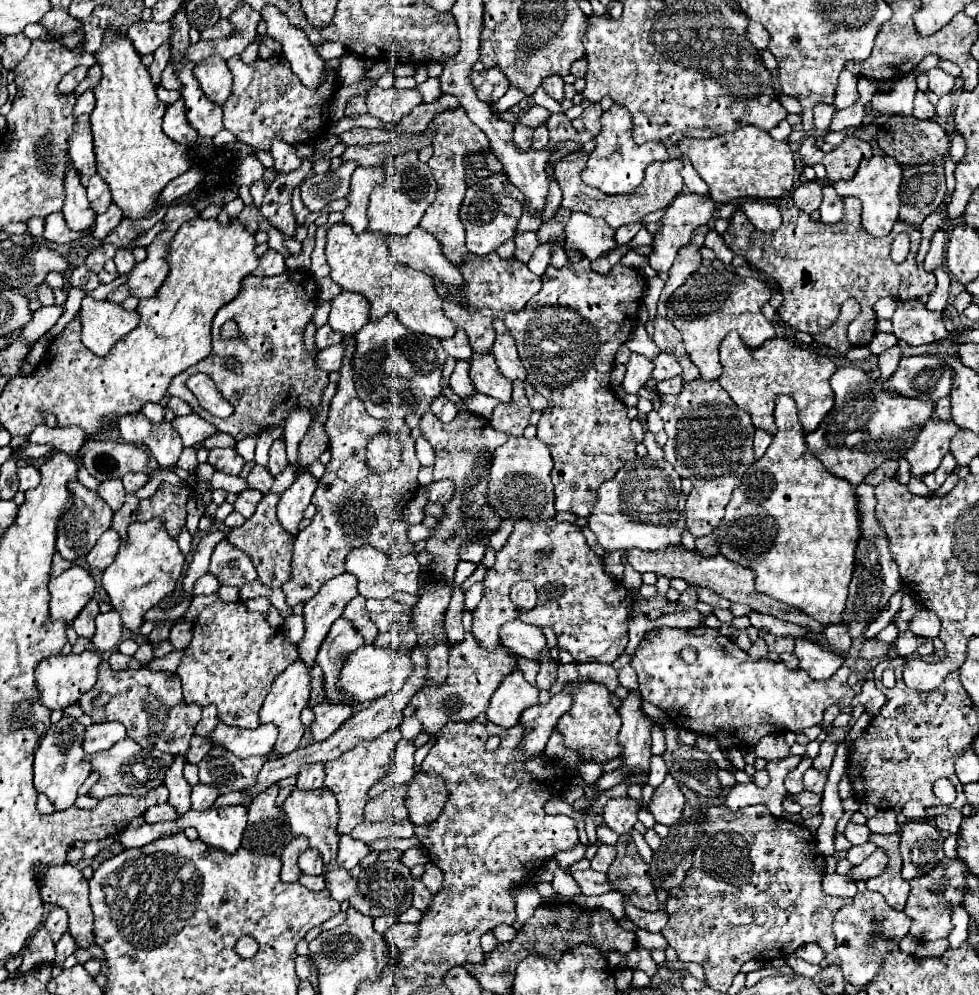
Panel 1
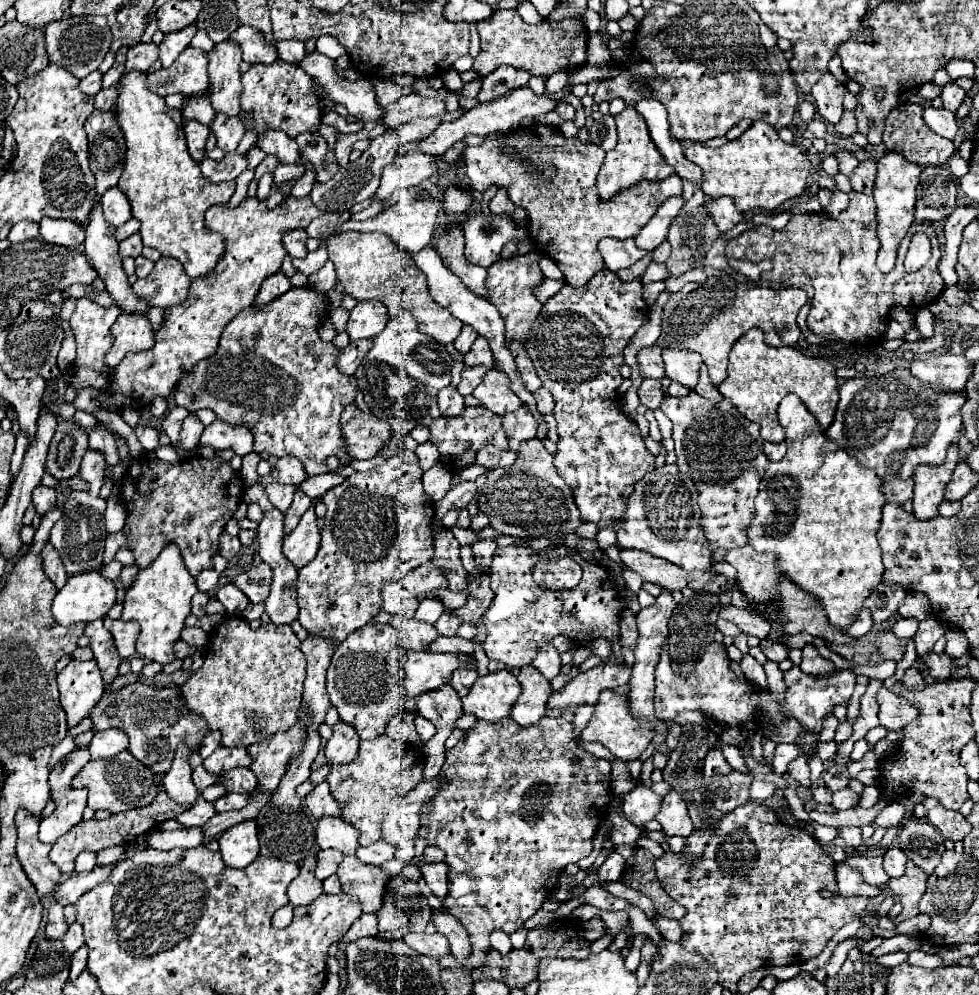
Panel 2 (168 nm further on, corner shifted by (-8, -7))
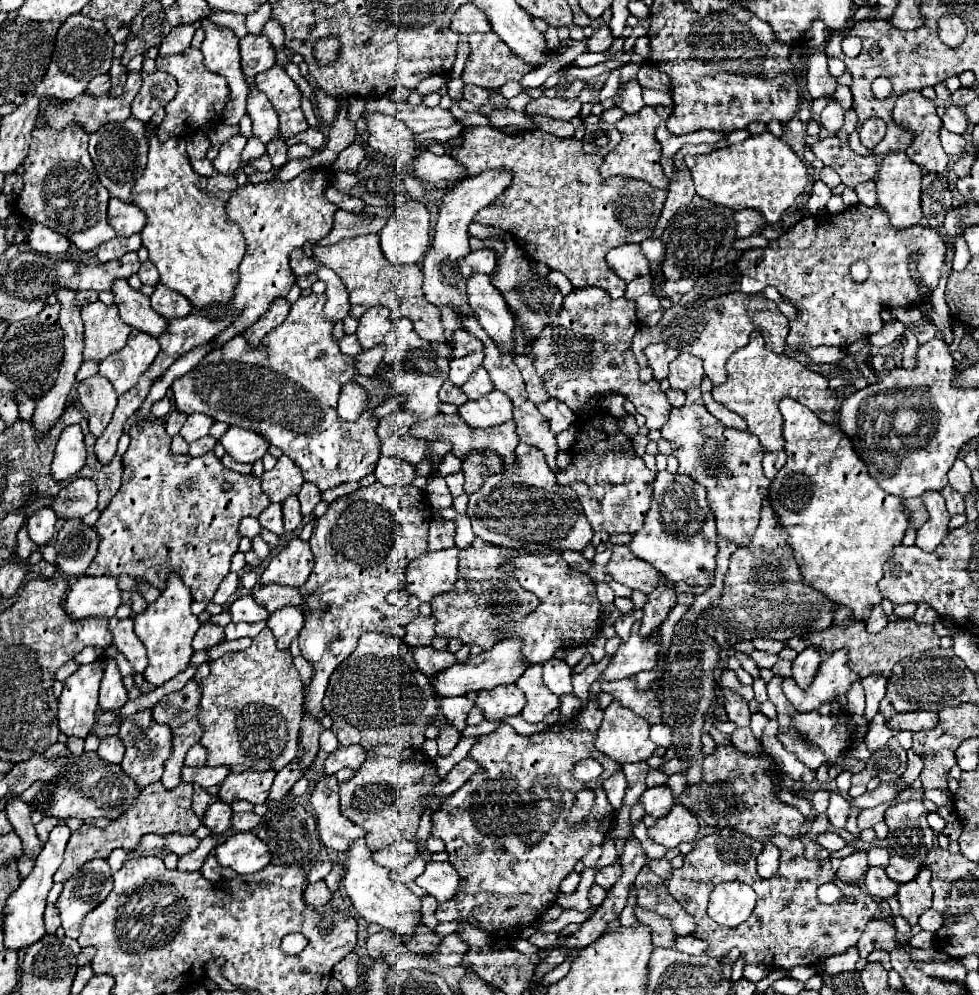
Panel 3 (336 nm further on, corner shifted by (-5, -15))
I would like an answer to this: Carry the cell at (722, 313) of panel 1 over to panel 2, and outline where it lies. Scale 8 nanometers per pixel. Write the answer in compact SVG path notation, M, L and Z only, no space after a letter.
M731 276L707 278L699 284L689 282L677 294L671 294L663 306L661 336L657 338L657 344L665 348L687 348L699 352L709 368L713 384L719 386L727 376L731 346L751 328L761 328L769 346L793 346L801 336L797 314L803 304L807 304L807 296L805 290L799 288L771 290L755 282L735 282Z

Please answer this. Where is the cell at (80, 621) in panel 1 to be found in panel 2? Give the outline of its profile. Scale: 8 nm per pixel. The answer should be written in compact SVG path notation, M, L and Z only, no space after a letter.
M103 620L89 622L85 628L85 636L91 638L91 650L95 652L95 660L103 674L103 682L109 686L119 676L117 668L121 664L121 658L117 656L117 648L113 644L113 636L103 626Z

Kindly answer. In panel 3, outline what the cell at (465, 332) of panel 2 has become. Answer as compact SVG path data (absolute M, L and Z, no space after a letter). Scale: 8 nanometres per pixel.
M456 330L452 338L452 348L454 348L454 358L462 358L474 350L482 350L482 342L478 342L466 330Z

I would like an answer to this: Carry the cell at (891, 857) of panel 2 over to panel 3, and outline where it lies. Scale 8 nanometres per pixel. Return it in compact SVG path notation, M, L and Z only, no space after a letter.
M892 856L890 864L886 868L886 874L892 880L896 880L898 884L902 884L906 880L912 880L920 868L922 868L922 864L918 860L904 860L902 856Z

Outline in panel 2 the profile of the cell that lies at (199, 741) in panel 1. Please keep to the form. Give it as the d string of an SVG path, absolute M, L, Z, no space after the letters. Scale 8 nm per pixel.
M193 752L193 754L189 756L189 764L191 764L191 770L193 770L193 782L195 782L195 786L197 786L199 792L203 792L207 786L217 784L217 776L215 776L215 774L209 774L209 772L203 768L201 762L203 762L203 760L201 760L201 756L199 756L197 752Z

